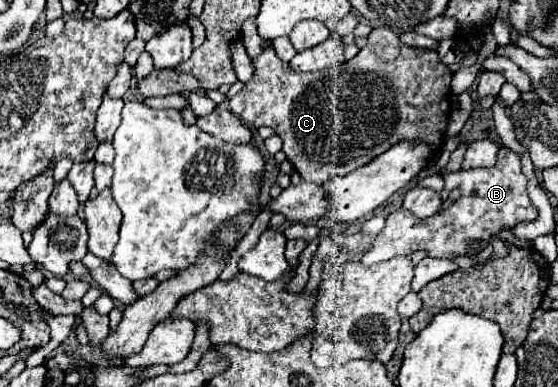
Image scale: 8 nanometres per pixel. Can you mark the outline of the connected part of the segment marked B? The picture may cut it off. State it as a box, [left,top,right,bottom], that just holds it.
[361,146,537,266]

